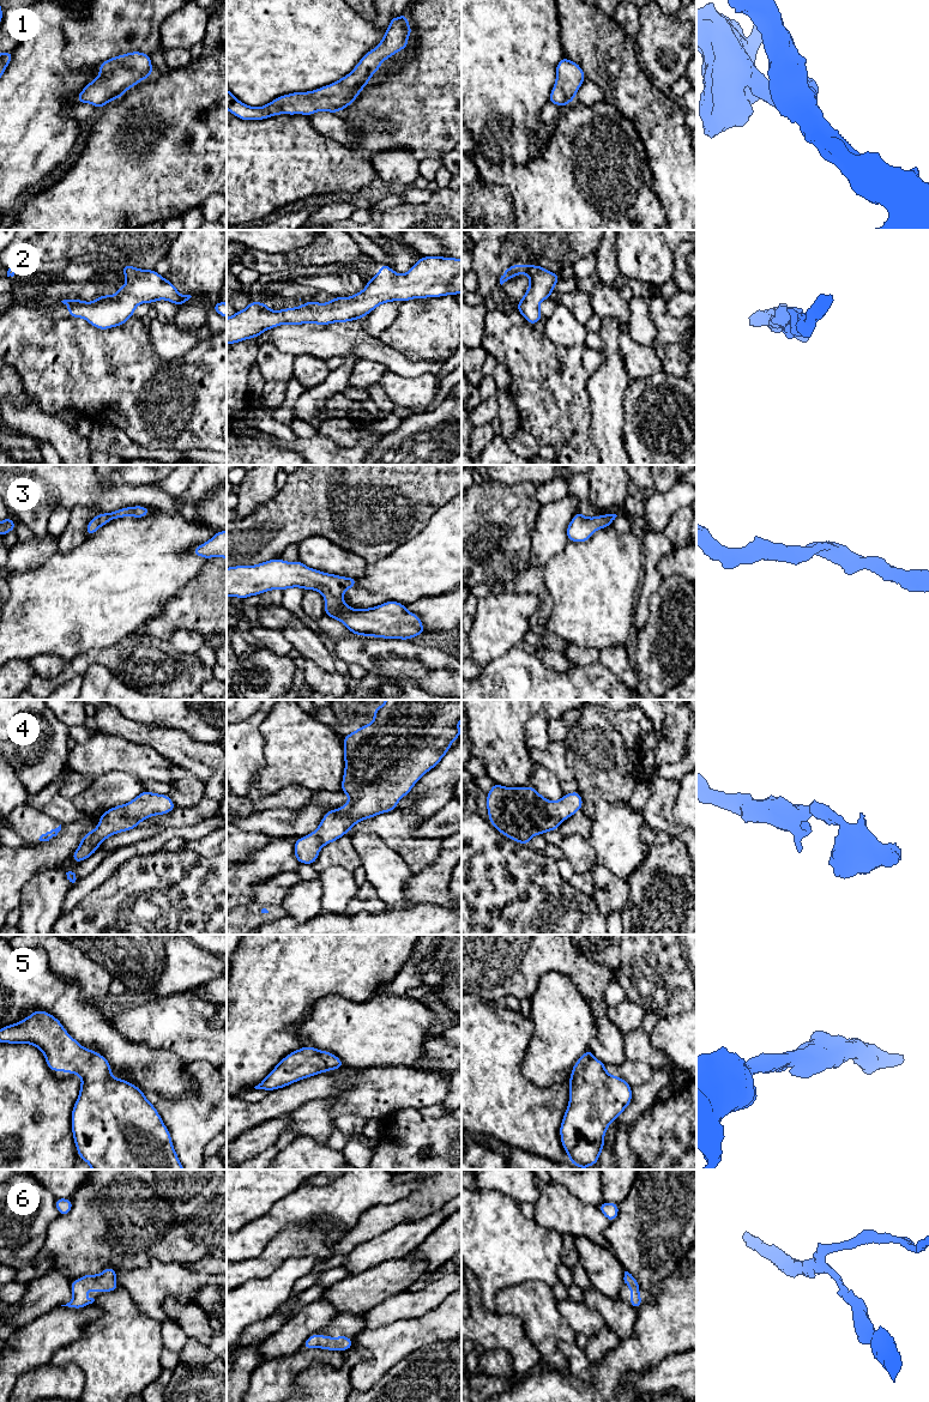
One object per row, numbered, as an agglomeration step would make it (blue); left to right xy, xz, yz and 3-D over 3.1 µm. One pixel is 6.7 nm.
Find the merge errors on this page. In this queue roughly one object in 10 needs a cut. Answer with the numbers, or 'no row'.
no row

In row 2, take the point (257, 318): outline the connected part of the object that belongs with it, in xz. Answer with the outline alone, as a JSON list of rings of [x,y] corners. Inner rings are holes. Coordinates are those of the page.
[[[422,256],[405,274],[398,274],[390,266],[381,264],[379,273],[368,279],[367,286],[350,297],[333,297],[327,303],[316,303],[310,298],[309,302],[300,307],[282,310],[270,310],[266,303],[258,301],[249,302],[246,309],[227,318],[227,344],[233,345],[237,342],[257,338],[263,332],[284,324],[303,325],[314,322],[324,326],[333,322],[348,322],[363,319],[379,304],[386,302],[405,302],[412,298],[441,297],[446,295],[456,296],[459,292],[462,292],[462,259]]]

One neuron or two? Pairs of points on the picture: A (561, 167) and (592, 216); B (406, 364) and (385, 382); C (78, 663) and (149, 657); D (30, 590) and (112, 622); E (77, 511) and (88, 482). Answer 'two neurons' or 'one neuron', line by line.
A: one neuron
B: two neurons
C: one neuron
D: one neuron
E: two neurons

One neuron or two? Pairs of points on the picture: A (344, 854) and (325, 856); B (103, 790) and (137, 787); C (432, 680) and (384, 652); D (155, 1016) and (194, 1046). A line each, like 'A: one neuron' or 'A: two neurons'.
A: one neuron
B: one neuron
C: one neuron
D: one neuron

